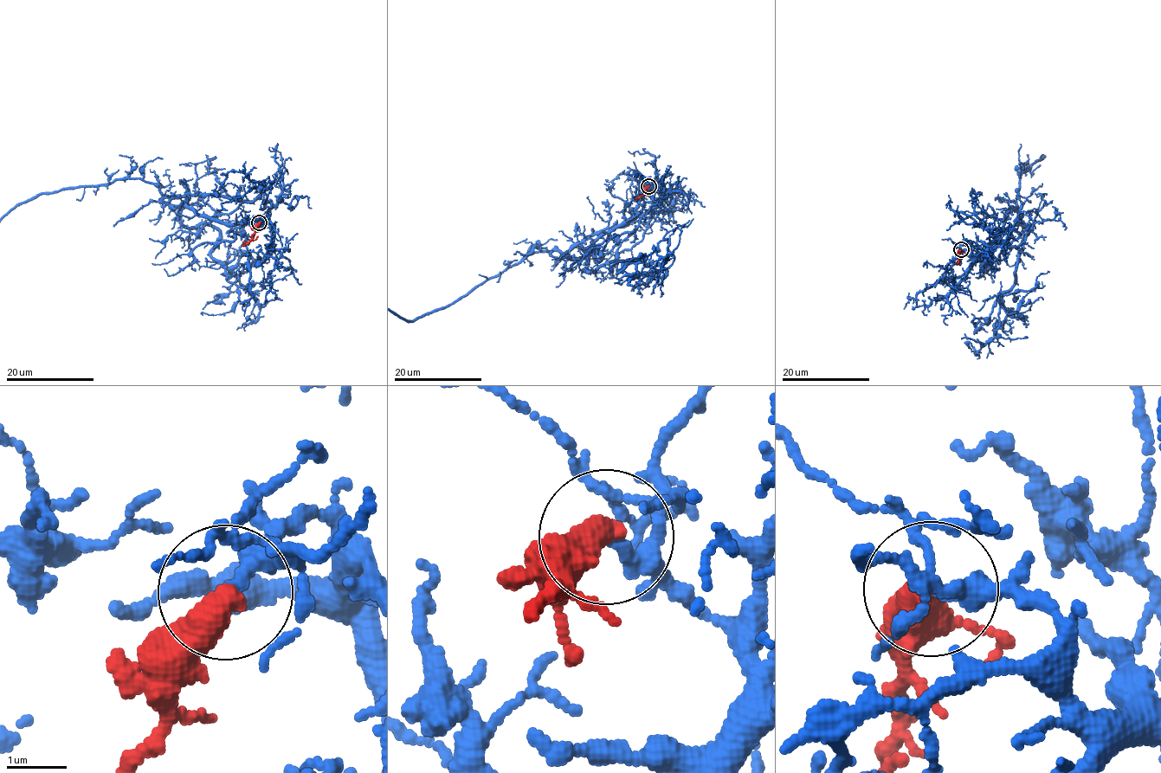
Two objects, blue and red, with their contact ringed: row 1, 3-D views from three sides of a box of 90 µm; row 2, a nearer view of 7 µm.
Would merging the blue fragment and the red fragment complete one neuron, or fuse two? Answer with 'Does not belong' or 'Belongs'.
Belongs

